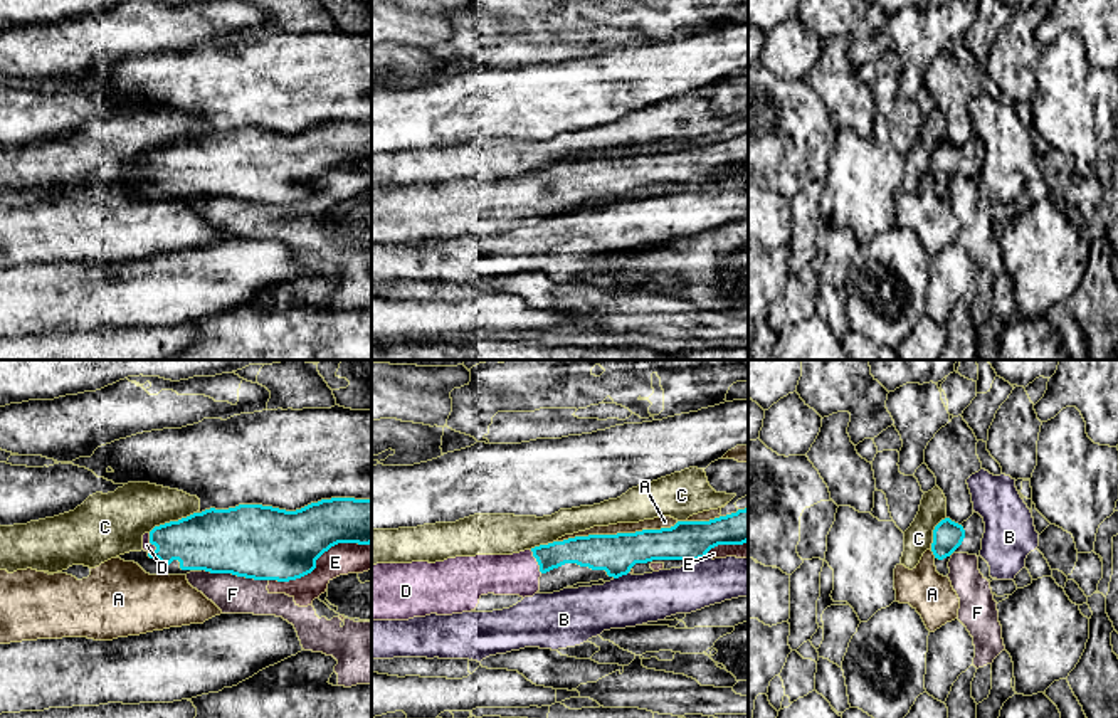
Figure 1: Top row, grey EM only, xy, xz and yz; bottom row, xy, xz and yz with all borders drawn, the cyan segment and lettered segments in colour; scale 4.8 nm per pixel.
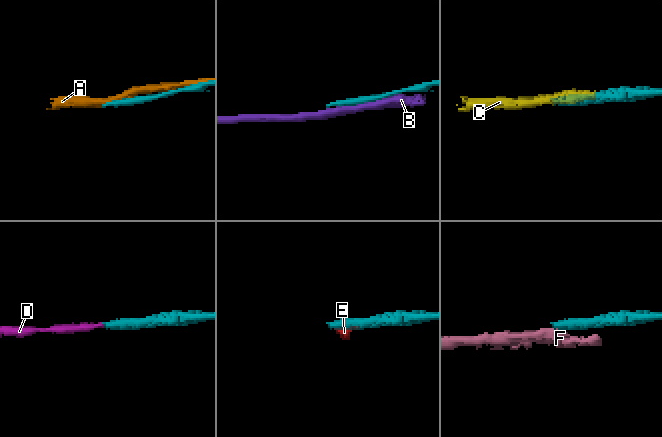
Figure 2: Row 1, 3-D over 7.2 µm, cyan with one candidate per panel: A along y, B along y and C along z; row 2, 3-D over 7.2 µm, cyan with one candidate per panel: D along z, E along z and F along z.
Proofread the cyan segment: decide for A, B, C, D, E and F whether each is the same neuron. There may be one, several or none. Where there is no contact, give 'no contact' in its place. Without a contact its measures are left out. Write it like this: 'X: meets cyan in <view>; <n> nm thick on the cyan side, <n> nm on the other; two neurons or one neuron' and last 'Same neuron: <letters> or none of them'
A: meets cyan in xz; 190 nm thick on the cyan side, 60 nm on the other; two neurons
B: meets cyan in xz; 190 nm thick on the cyan side, 240 nm on the other; two neurons
C: meets cyan in xy; 300 nm thick on the cyan side, 260 nm on the other; two neurons
D: meets cyan in xz; 140 nm thick on the cyan side, 200 nm on the other; one neuron
E: meets cyan in xy; 360 nm thick on the cyan side, 150 nm on the other; two neurons
F: meets cyan in xy; 360 nm thick on the cyan side, 180 nm on the other; two neurons
Same neuron: D

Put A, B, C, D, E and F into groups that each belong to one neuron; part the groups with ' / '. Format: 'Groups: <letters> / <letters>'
Groups: A / B / C / D / E F

